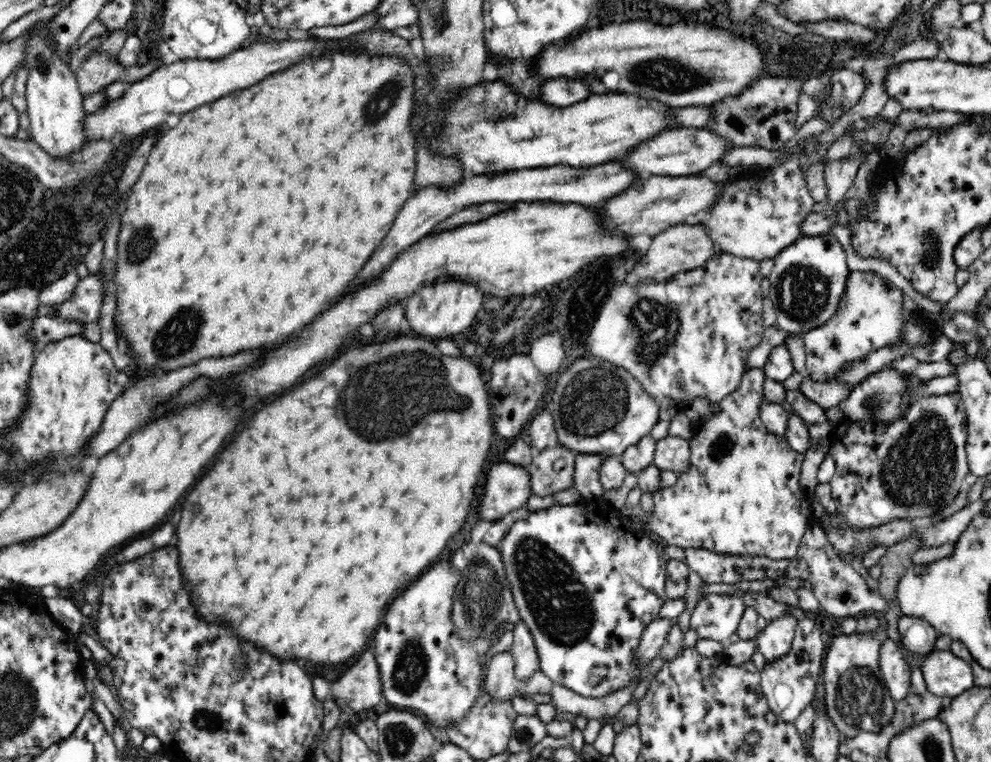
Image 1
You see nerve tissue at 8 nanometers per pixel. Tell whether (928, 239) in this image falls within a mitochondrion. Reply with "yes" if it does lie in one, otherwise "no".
yes

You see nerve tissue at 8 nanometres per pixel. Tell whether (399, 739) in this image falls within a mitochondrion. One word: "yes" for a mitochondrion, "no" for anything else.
yes

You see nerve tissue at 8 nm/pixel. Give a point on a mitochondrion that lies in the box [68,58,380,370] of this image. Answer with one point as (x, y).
(178, 334)

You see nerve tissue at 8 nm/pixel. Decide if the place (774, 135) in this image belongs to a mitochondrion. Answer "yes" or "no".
no

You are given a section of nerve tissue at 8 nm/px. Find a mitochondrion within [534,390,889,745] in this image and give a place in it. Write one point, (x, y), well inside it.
(723, 447)

